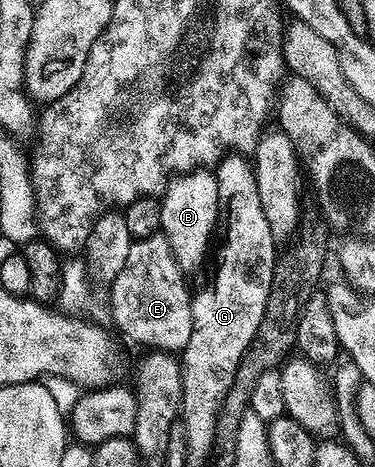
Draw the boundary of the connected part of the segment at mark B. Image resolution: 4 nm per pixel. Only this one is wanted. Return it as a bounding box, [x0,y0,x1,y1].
[159,169,219,264]

